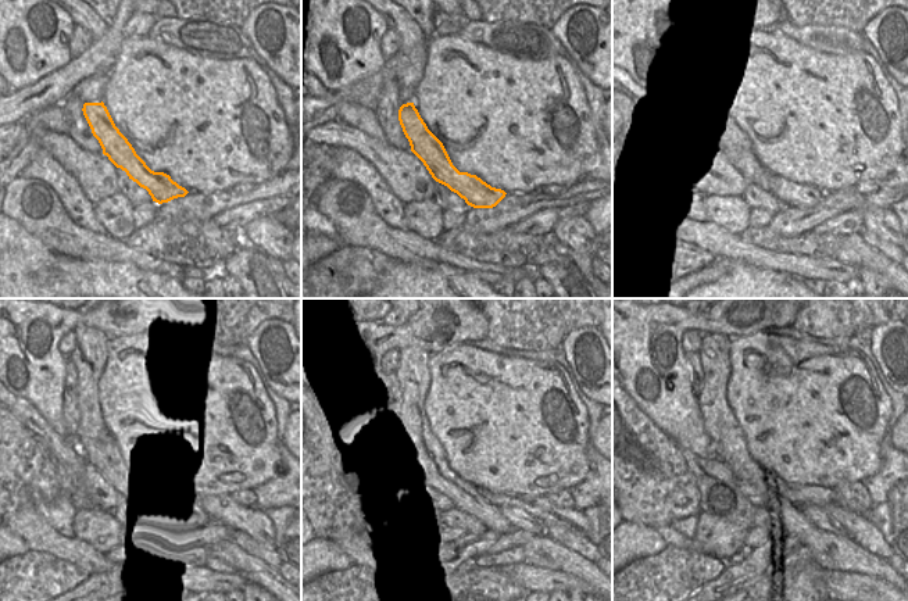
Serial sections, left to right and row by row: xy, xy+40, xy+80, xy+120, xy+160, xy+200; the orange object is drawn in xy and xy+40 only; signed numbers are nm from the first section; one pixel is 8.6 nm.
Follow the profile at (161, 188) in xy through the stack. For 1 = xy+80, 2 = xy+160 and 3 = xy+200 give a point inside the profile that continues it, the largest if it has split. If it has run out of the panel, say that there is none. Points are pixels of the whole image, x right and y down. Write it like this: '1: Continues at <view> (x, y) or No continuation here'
1: Continues at xy+80 (796, 195)
2: Continues at xy+160 (518, 519)
3: Continues at xy+200 (817, 515).

